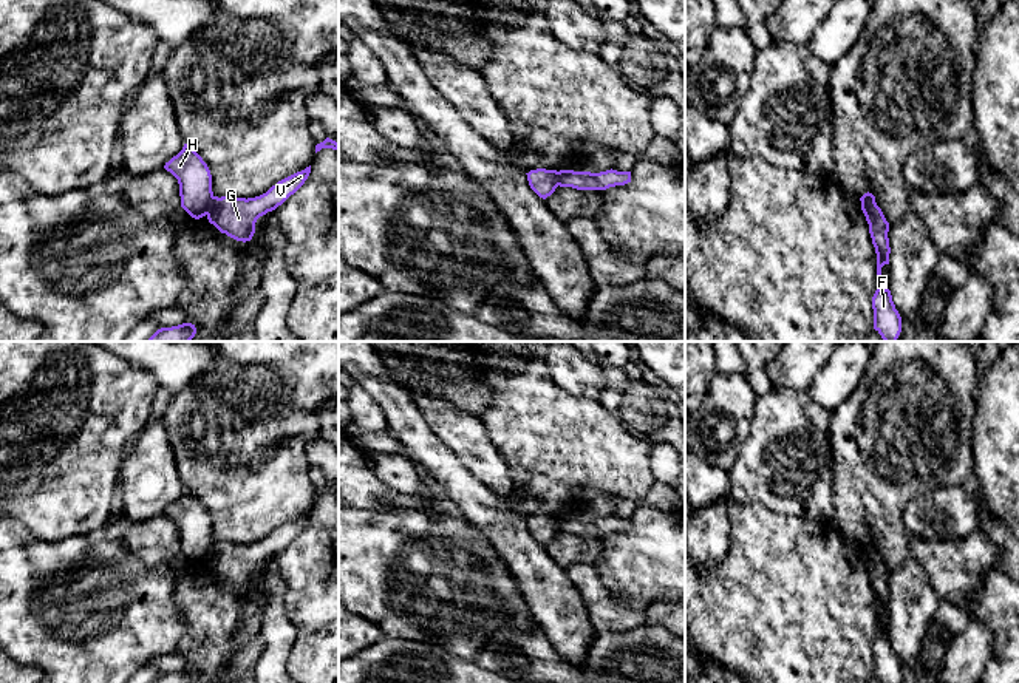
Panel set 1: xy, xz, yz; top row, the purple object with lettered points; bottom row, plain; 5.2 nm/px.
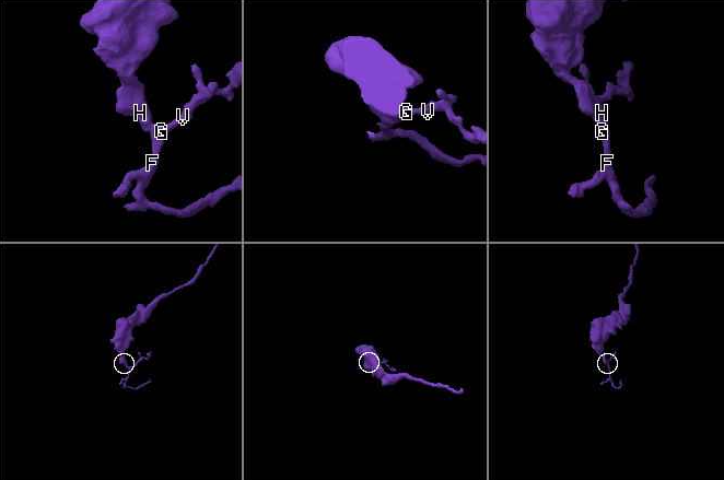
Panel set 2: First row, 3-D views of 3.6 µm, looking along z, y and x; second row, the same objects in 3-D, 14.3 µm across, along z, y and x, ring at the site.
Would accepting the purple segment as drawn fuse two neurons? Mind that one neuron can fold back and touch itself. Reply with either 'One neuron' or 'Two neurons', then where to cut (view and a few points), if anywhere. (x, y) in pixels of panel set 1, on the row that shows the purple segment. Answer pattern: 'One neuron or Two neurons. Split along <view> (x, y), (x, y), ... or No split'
Two neurons. Split along xy (214, 197), (206, 214)

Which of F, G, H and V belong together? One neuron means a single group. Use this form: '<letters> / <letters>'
F G V / H

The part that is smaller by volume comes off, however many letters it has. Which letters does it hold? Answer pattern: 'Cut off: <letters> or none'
Cut off: F, G, V

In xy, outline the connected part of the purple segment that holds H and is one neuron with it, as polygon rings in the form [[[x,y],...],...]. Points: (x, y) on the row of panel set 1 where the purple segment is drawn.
[[[184,144],[164,168],[178,179],[181,207],[195,219],[206,216],[213,192],[212,175],[203,158],[189,144]]]

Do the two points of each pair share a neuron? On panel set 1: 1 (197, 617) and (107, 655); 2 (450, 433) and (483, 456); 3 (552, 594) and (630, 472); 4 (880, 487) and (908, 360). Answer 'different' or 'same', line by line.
1: different
2: same
3: different
4: same

